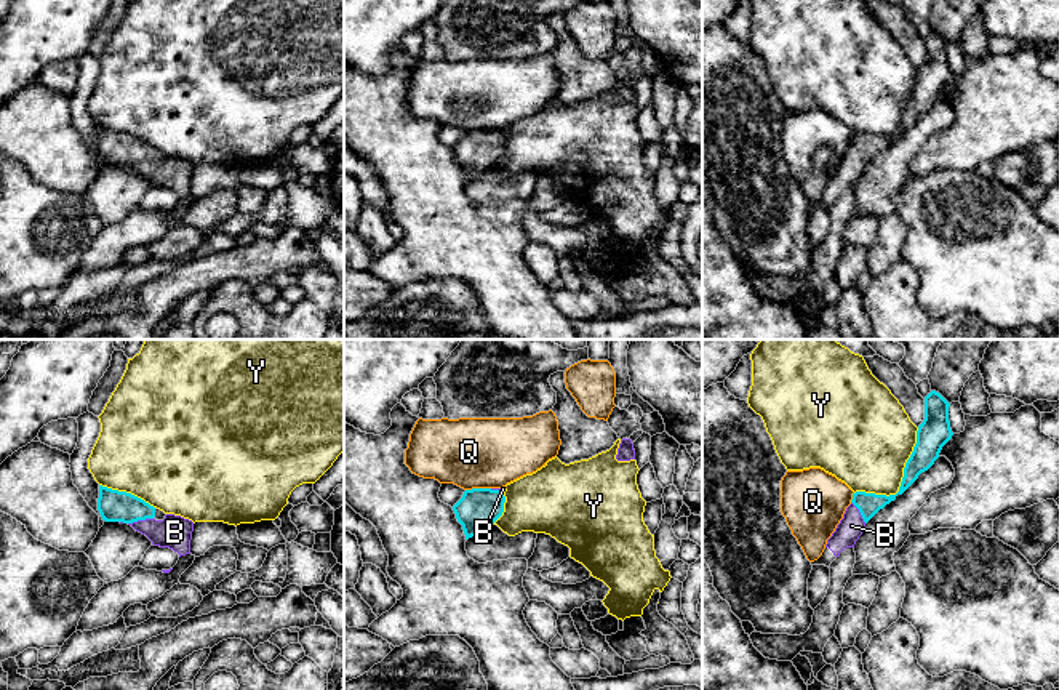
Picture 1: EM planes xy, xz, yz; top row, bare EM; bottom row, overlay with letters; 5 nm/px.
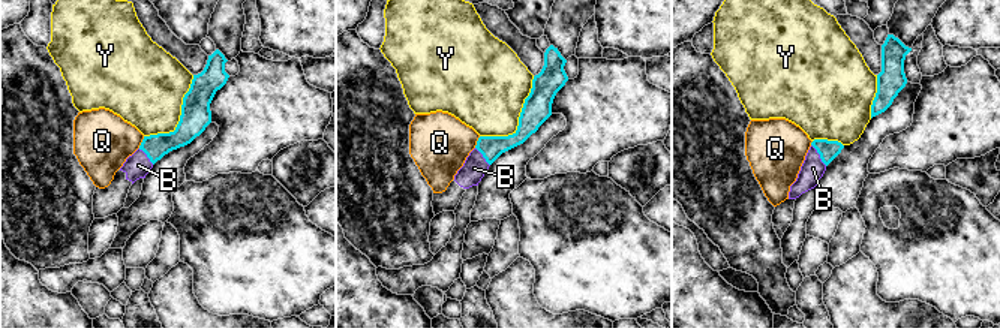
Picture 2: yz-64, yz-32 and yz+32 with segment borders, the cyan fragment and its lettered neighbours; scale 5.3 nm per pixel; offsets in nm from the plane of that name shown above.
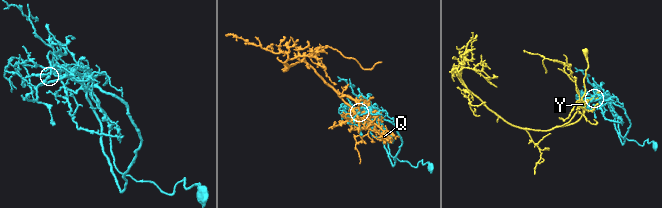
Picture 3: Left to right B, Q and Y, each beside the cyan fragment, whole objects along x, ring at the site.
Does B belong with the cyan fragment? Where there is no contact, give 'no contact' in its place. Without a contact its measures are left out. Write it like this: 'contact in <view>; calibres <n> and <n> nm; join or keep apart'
contact in xy; calibres 160 and 170 nm; join

